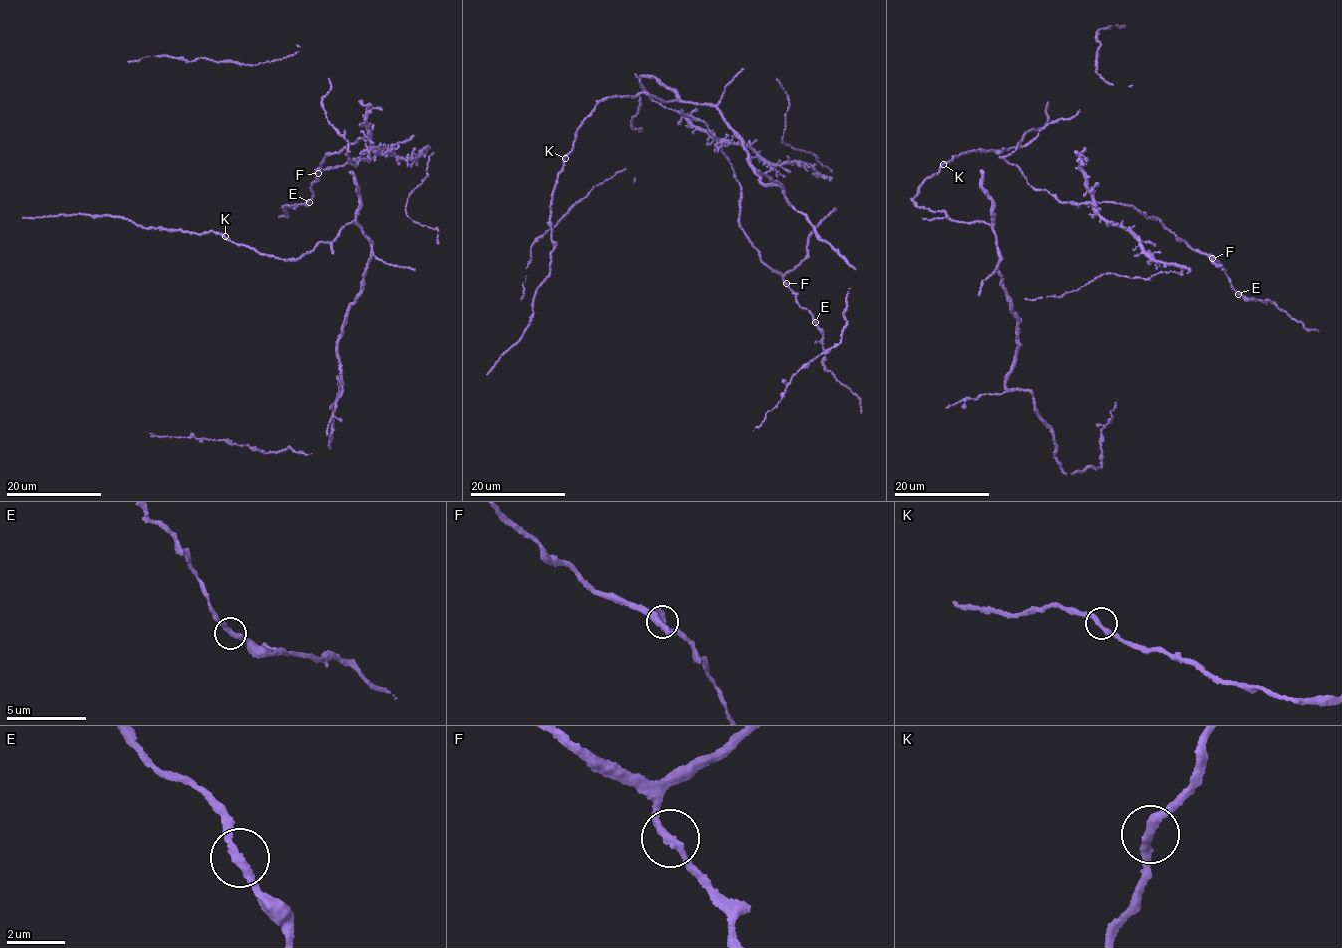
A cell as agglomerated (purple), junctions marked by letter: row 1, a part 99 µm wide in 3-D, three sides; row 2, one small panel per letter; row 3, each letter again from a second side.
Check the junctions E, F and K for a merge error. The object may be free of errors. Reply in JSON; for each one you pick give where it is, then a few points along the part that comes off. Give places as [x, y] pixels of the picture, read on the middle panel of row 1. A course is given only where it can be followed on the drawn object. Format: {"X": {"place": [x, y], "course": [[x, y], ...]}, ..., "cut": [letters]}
{"cut": []}

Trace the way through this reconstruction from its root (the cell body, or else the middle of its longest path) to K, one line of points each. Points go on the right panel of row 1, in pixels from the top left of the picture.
K: (995, 234), (980, 220), (952, 219), (943, 210), (935, 212), (913, 203), (922, 183), (940, 172), (943, 164)

